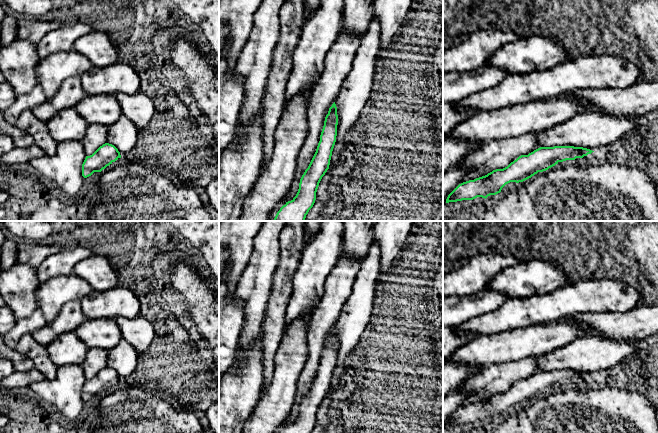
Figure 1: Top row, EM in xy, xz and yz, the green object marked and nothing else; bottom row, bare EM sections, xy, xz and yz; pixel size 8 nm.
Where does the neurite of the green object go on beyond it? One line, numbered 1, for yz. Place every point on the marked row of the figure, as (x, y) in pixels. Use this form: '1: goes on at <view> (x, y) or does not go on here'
1: does not go on here

